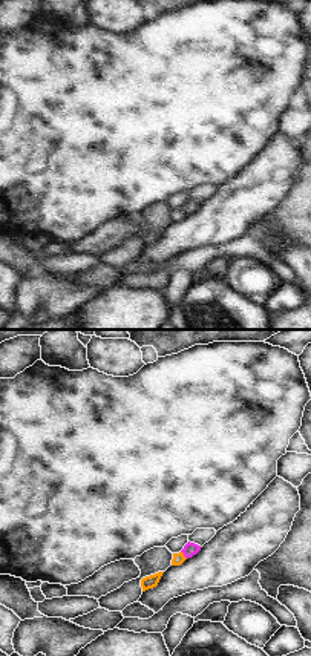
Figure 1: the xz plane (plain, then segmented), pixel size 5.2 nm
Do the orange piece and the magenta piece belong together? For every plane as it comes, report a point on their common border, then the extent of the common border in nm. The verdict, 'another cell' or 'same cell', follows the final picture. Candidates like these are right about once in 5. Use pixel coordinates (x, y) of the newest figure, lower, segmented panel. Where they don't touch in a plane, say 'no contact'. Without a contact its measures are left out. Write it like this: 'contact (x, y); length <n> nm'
contact (183, 555); length 50 nm

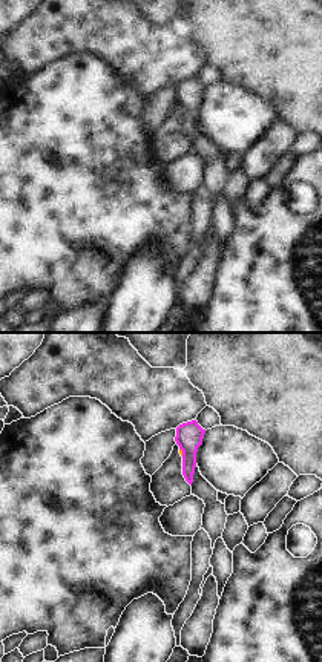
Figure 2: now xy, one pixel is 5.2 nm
contact (181, 452); length 50 nm

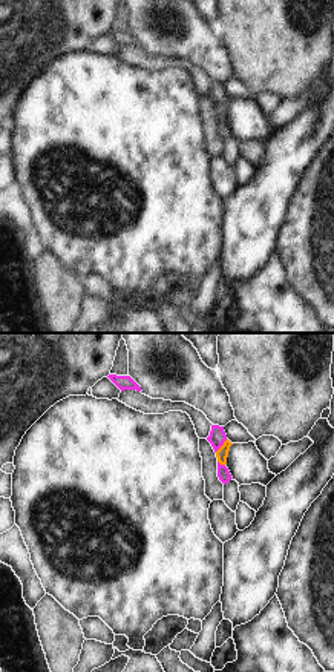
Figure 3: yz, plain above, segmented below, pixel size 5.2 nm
contact (222, 445); length 100 nm

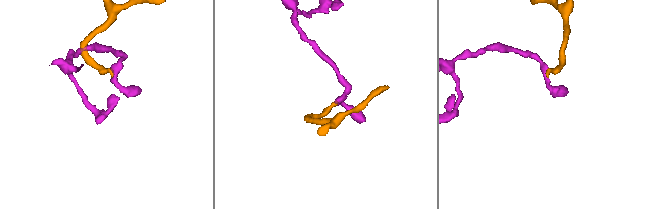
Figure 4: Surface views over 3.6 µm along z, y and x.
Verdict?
another cell

